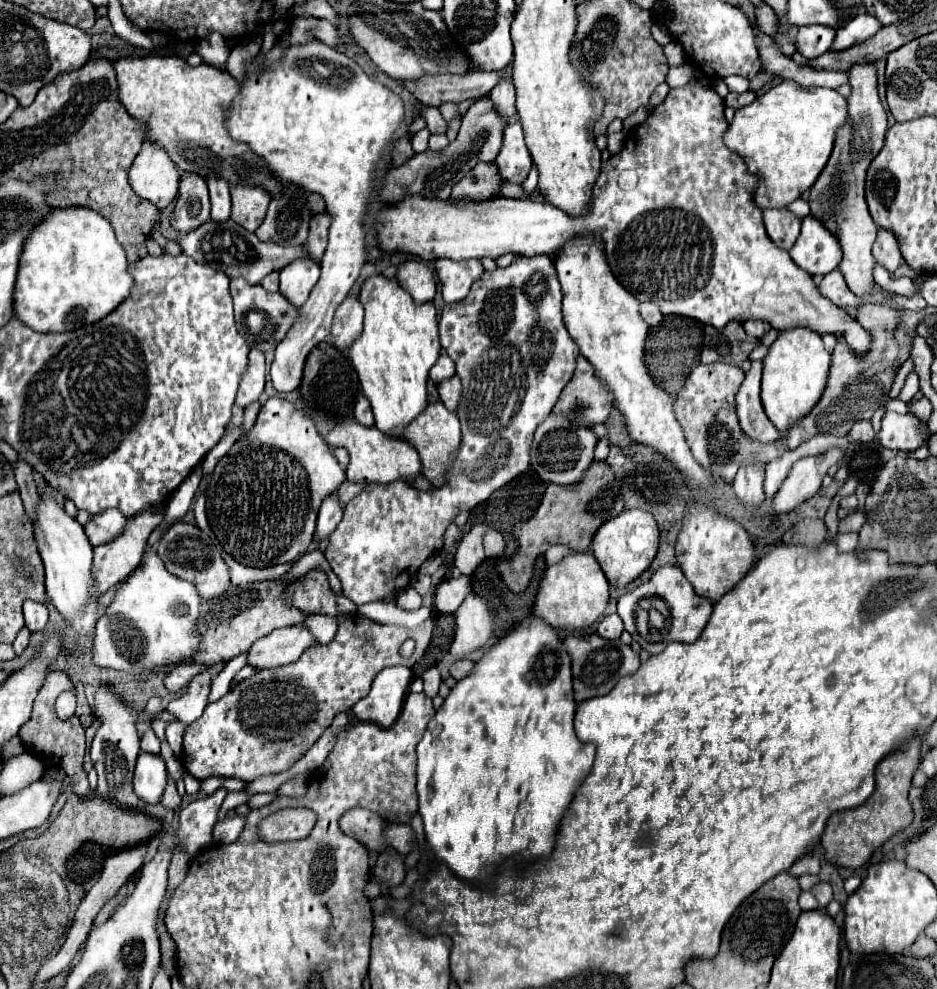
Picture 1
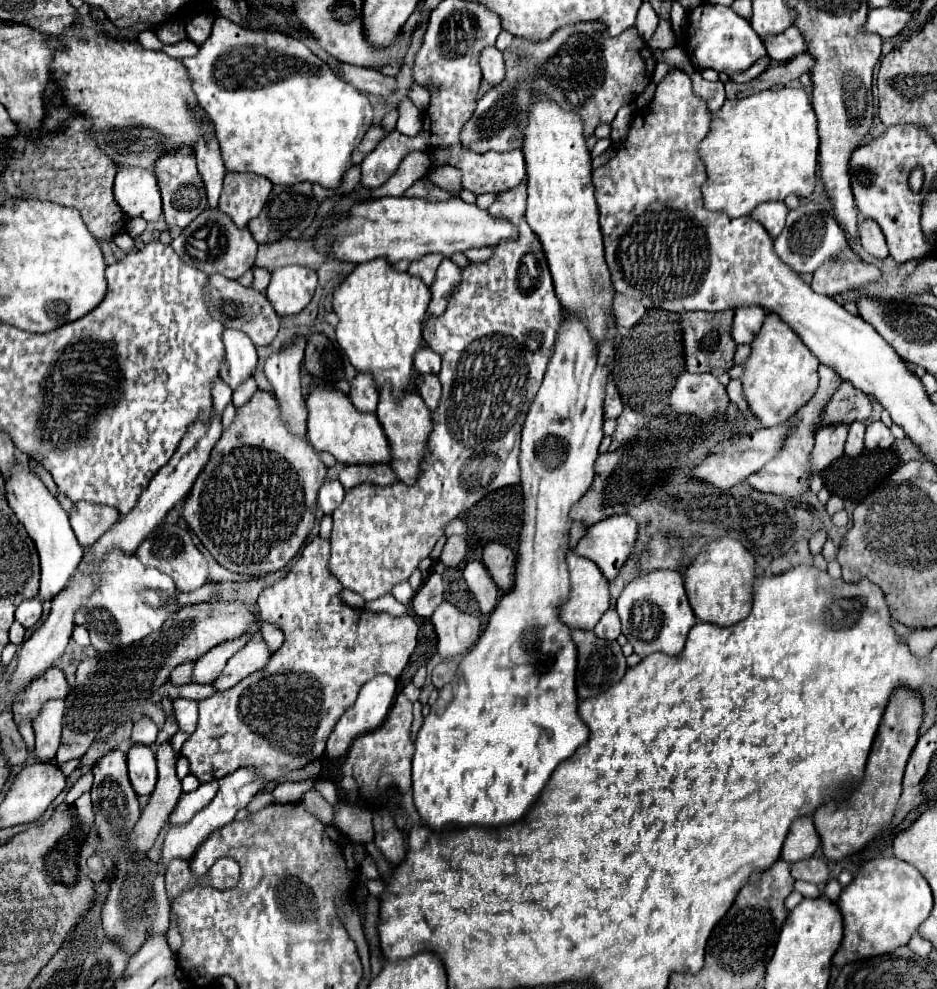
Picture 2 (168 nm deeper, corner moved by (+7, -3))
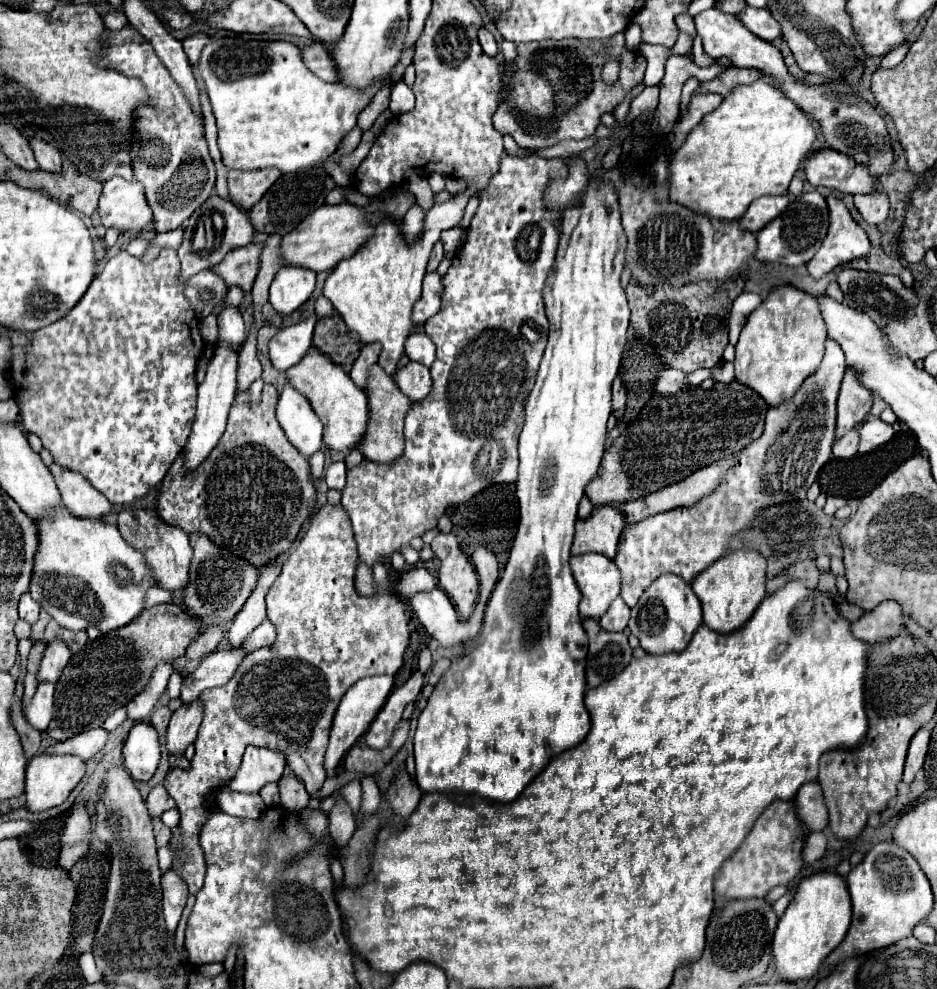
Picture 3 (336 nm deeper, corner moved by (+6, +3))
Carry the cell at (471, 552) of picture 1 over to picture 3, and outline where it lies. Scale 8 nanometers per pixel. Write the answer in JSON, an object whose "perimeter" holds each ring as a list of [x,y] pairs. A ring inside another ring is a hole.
{"perimeter":[[[438,534],[430,546],[434,556],[442,562],[438,572],[438,586],[450,594],[458,618],[464,622],[470,618],[476,606],[480,588],[474,566],[462,552],[454,534]]]}

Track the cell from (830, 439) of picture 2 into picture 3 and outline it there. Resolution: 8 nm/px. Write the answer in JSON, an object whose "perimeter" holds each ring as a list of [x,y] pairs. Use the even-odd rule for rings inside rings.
{"perimeter":[[[848,368],[842,380],[840,396],[838,396],[838,422],[836,436],[846,434],[848,430],[862,424],[872,408],[872,392],[860,384],[856,368]]]}

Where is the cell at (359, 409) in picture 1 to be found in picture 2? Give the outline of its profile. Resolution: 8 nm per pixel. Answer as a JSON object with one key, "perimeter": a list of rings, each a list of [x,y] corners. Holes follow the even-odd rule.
{"perimeter":[[[357,374],[351,380],[351,392],[349,398],[353,402],[353,406],[361,412],[375,412],[377,408],[377,390],[375,384],[371,382],[371,378],[367,378],[367,374]]]}

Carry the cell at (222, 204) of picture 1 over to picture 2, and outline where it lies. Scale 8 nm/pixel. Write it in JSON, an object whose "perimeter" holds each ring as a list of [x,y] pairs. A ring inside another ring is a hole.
{"perimeter":[[[211,136],[211,142],[199,142],[199,150],[195,150],[197,156],[197,168],[201,174],[201,180],[207,190],[207,200],[211,208],[217,208],[219,194],[223,188],[225,178],[225,164],[221,158],[221,150],[217,144],[217,138]]]}

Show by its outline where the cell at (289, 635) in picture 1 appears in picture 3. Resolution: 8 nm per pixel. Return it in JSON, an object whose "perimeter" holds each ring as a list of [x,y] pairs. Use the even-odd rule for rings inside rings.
{"perimeter":[[[238,648],[234,650],[216,650],[212,654],[208,654],[194,672],[190,672],[188,680],[182,682],[182,702],[184,704],[190,704],[198,698],[198,694],[202,690],[208,690],[208,688],[216,688],[216,686],[222,686],[228,682],[228,678],[234,676],[240,660],[244,658],[246,654],[240,652]]]}

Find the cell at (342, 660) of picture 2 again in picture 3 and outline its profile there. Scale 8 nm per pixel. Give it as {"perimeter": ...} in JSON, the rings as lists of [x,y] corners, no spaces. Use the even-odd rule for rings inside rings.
{"perimeter":[[[324,504],[310,520],[310,526],[306,528],[298,546],[288,554],[280,576],[266,596],[268,620],[276,628],[276,642],[268,648],[250,652],[240,662],[228,684],[200,694],[204,702],[204,720],[196,736],[196,752],[190,760],[190,768],[172,768],[164,778],[164,788],[176,800],[180,810],[181,843],[186,853],[183,860],[175,856],[172,867],[182,872],[190,894],[198,894],[206,874],[206,862],[198,844],[198,832],[212,812],[208,798],[212,792],[224,788],[224,784],[234,778],[246,746],[254,744],[264,748],[280,748],[286,754],[288,768],[304,782],[308,794],[312,796],[326,780],[324,754],[328,746],[328,734],[336,712],[334,708],[338,708],[344,692],[366,676],[396,674],[402,666],[402,656],[410,638],[406,604],[392,592],[370,598],[360,596],[354,588],[356,562],[358,552],[348,514],[340,504]]]}

